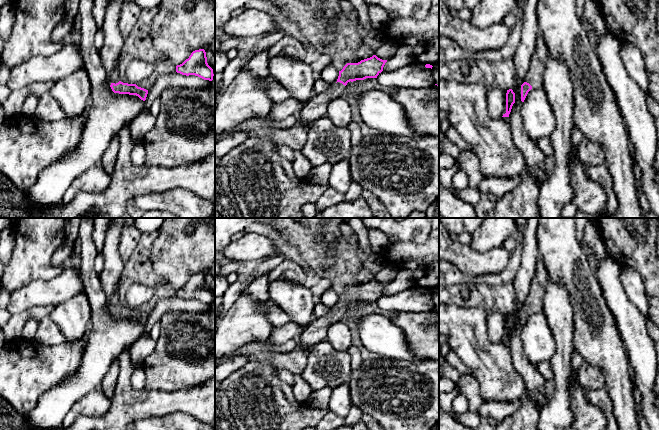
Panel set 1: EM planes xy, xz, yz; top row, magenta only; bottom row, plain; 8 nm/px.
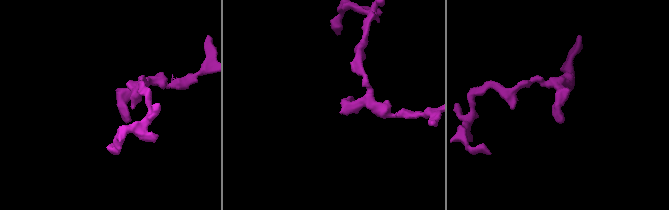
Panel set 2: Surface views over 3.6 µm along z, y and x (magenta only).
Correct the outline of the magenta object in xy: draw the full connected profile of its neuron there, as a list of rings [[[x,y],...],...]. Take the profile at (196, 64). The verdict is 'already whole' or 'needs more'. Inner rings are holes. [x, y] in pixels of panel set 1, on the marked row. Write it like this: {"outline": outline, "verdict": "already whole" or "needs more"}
{"outline": [[[204,49],[193,51],[188,59],[176,66],[176,72],[186,76],[195,75],[209,81],[212,81],[214,76]]], "verdict": "already whole"}

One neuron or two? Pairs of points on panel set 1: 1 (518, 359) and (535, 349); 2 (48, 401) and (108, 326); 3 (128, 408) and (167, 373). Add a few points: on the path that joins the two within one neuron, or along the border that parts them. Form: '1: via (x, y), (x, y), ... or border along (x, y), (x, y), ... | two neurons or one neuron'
1: border along (520, 333), (523, 354), (536, 368) | two neurons
2: via (69, 389), (95, 363), (102, 347) | one neuron
3: border along (144, 387), (150, 390), (171, 392) | two neurons

